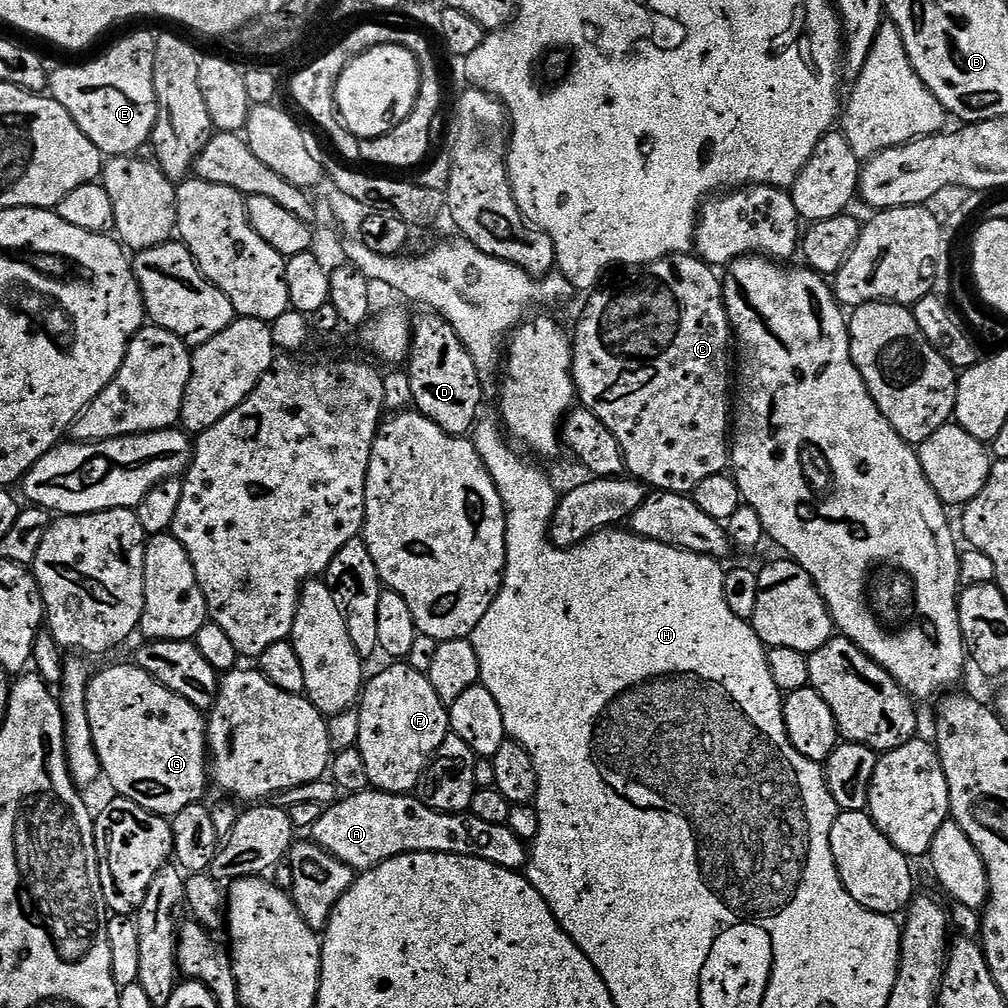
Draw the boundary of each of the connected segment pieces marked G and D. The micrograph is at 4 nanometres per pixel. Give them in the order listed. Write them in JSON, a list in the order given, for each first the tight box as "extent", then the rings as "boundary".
[{"extent":[86,662,210,818],"boundary":[[[128,662],[104,668],[93,675],[88,683],[86,710],[90,718],[90,734],[100,759],[100,771],[103,779],[112,783],[117,797],[165,818],[176,816],[186,810],[186,806],[199,804],[205,799],[208,784],[210,788],[210,753],[206,716],[201,709],[162,686],[153,676],[146,674],[146,670]]]},{"extent":[406,310,484,437],"boundary":[[[431,310],[423,314],[425,316],[415,317],[412,325],[412,347],[406,361],[412,403],[415,411],[430,418],[434,426],[442,426],[446,434],[467,437],[481,415],[480,399],[484,392],[480,389],[480,371],[474,366],[474,358],[470,358],[466,346],[462,346],[458,334],[454,334],[454,326]]]}]

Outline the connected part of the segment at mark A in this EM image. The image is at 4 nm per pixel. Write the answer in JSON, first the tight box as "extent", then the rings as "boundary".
{"extent":[310,790,530,873],"boundary":[[[379,790],[353,792],[345,795],[336,804],[327,805],[321,817],[312,825],[310,835],[318,847],[324,848],[331,856],[338,858],[357,873],[367,872],[368,869],[407,852],[445,852],[459,856],[473,856],[513,870],[523,869],[530,855],[529,845],[520,840],[518,834],[514,834],[514,830],[510,830],[507,824],[482,822],[482,818],[471,814],[439,812],[423,804],[415,795]]]}

